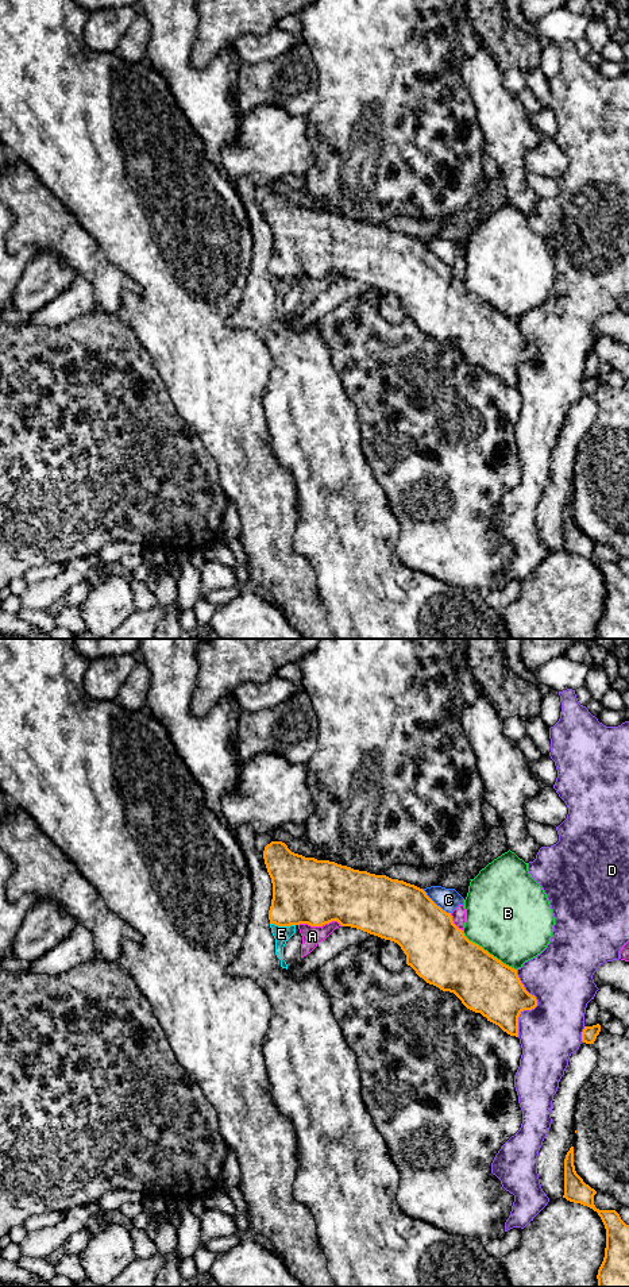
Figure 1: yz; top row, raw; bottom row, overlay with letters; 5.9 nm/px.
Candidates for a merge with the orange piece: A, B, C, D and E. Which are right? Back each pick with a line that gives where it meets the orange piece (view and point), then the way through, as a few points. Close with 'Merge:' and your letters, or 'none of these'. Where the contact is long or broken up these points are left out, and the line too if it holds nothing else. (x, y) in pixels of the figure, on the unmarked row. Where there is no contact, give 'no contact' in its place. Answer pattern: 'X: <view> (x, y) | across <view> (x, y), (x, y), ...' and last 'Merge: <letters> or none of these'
Merge: none of these

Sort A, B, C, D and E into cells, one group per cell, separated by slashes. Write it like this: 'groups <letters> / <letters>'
groups A E / B / C / D

